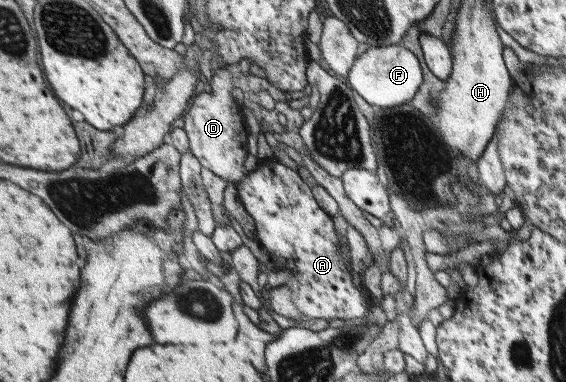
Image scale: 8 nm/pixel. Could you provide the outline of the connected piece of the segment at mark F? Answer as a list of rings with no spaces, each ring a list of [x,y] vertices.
[[[400,43],[369,47],[354,59],[345,77],[351,90],[357,92],[370,106],[390,108],[408,104],[416,94],[422,82],[422,64]]]

